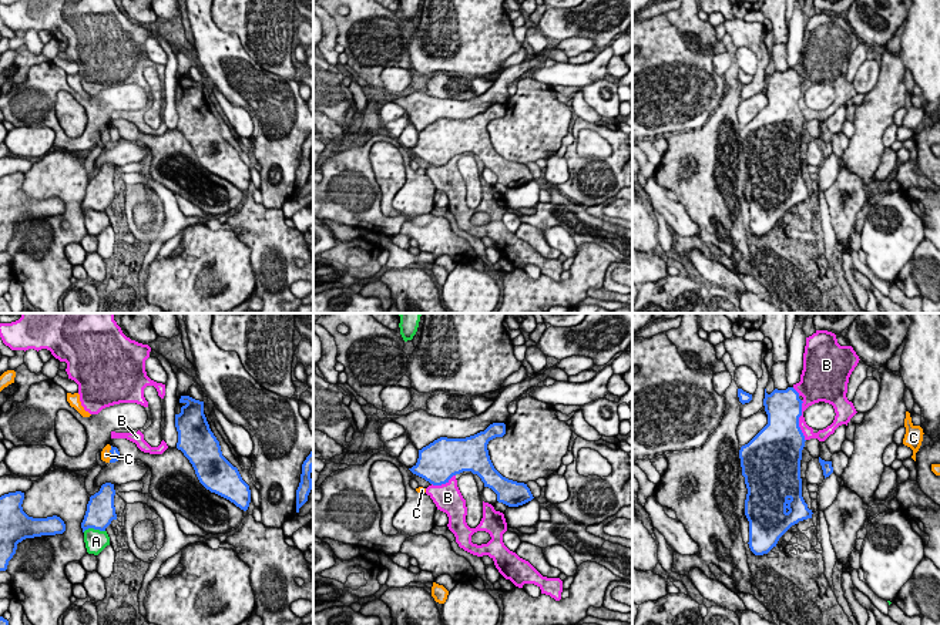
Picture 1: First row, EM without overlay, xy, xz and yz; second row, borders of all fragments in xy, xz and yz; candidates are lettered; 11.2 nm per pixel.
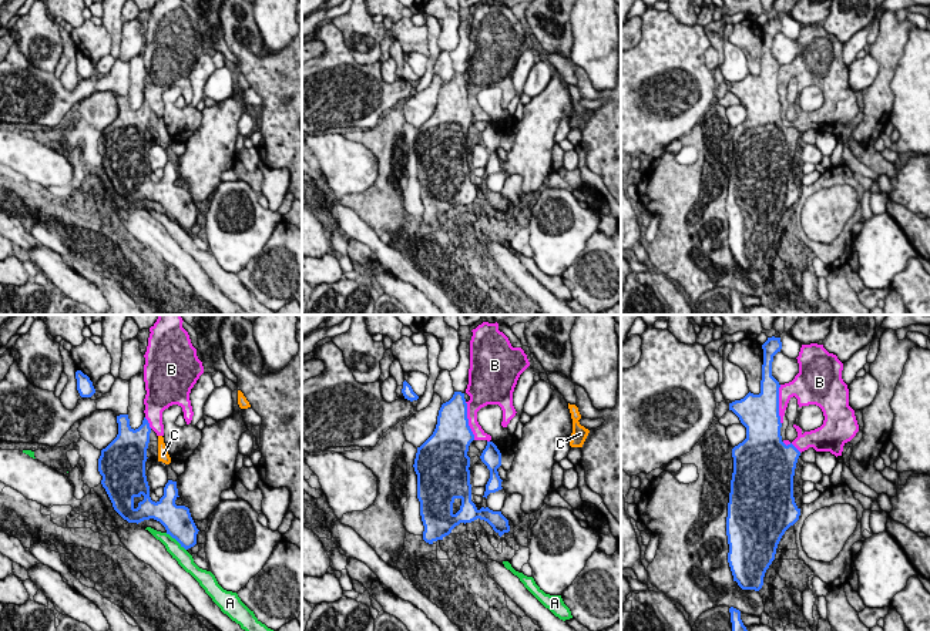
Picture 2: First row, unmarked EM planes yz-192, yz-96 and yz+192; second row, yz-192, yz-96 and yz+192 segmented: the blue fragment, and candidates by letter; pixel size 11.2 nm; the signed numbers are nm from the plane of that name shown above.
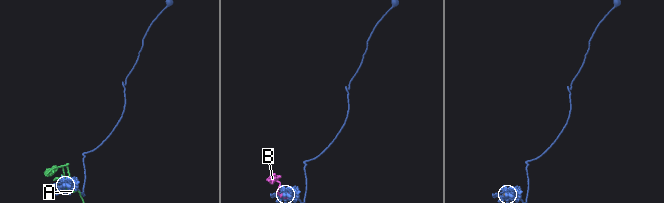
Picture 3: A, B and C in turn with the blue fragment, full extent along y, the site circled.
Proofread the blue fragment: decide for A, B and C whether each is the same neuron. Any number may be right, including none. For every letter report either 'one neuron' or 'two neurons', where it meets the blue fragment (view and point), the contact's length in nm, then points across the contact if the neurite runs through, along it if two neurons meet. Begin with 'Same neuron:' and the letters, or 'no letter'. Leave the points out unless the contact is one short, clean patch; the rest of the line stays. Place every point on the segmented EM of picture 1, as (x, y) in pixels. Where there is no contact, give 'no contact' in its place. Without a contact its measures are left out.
Same neuron: no letter
A: two neurons; meets blue in xy at (93, 527); contact 260 nm long
B: two neurons; meets blue in yz at (798, 420); contact 460 nm long
C: two neurons; meets blue in xy at (111, 454); contact 190 nm long; border along xy (111, 446), (108, 461)

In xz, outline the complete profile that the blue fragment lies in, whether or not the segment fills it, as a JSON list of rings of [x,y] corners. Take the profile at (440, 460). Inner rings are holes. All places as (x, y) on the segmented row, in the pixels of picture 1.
[[[493,423],[484,431],[466,438],[440,437],[419,450],[417,463],[409,468],[413,474],[433,485],[442,485],[463,471],[477,474],[484,487],[497,494],[497,501],[508,507],[518,507],[534,497],[524,483],[503,477],[493,466],[487,444],[506,434],[504,423]]]

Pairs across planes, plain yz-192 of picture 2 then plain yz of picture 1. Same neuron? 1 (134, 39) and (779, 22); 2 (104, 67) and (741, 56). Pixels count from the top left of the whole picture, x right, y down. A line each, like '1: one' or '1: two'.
1: one
2: one

